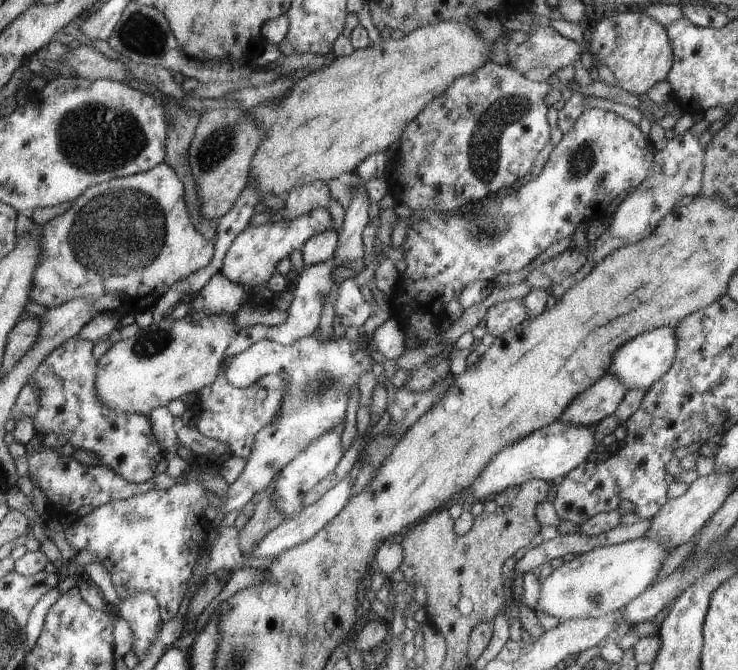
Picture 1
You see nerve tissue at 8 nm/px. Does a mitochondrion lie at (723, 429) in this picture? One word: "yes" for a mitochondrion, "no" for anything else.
no

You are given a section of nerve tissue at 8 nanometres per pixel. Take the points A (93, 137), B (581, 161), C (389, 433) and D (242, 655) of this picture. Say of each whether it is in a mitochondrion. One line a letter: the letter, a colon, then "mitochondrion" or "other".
A: mitochondrion
B: mitochondrion
C: other
D: mitochondrion

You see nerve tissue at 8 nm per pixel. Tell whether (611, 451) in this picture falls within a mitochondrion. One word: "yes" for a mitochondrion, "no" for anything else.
no

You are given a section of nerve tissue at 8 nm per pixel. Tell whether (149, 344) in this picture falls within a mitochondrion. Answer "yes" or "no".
yes

